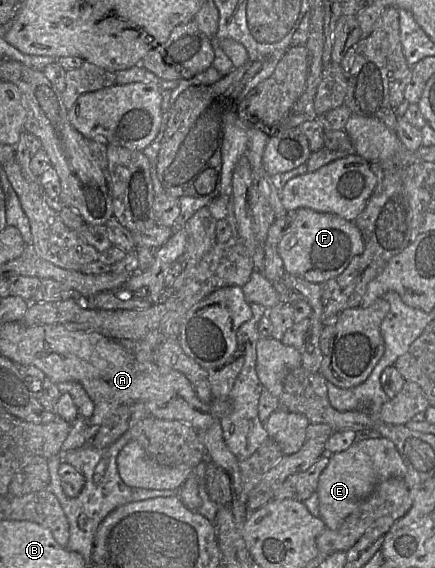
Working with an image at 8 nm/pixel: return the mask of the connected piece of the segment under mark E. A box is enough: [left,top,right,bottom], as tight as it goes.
[317,438,407,530]

